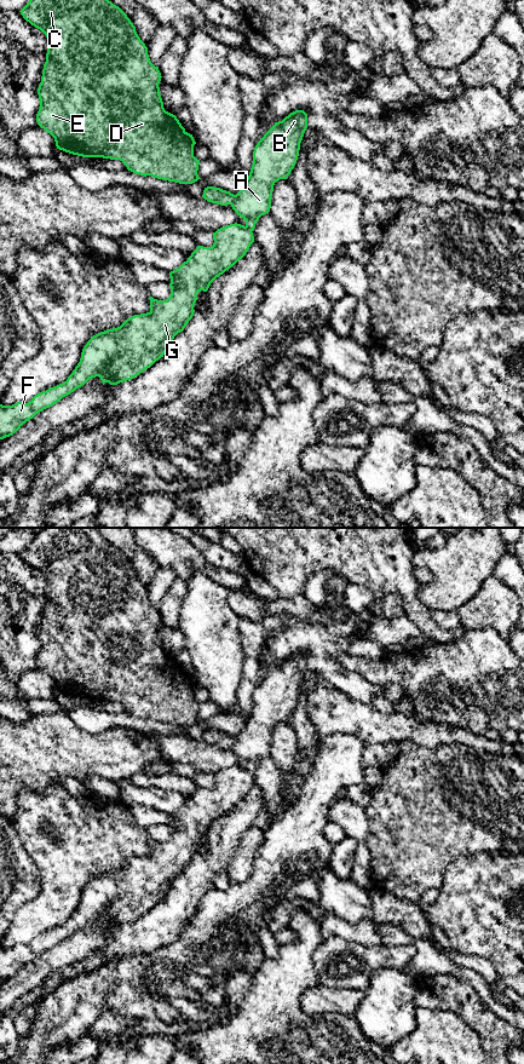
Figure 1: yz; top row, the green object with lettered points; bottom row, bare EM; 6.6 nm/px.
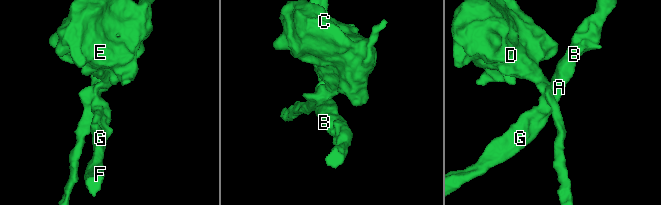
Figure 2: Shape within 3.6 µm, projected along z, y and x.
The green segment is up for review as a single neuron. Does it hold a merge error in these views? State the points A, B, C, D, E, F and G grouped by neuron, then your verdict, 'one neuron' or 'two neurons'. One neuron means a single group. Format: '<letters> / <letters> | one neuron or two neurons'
A B F G / C D E | two neurons

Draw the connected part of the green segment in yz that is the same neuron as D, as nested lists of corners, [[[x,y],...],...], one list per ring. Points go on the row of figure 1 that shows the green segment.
[[[29,0],[19,12],[47,38],[36,122],[54,138],[57,149],[82,157],[120,160],[128,171],[144,177],[179,184],[201,179],[197,174],[200,160],[194,156],[196,142],[177,116],[165,110],[159,67],[150,62],[148,47],[119,6],[109,0]]]

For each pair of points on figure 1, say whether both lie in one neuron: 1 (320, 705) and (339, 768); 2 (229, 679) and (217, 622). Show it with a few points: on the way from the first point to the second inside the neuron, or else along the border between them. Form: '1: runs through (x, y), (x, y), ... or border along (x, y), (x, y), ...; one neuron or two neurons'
1: border along (357, 736), (333, 732), (322, 740); two neurons
2: runs through (218, 665), (217, 637); one neuron

